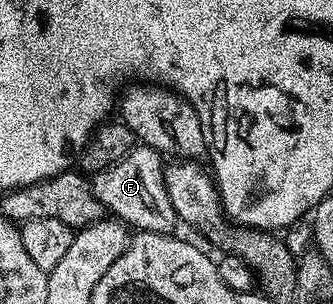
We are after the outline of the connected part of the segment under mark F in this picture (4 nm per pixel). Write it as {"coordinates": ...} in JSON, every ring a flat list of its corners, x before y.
{"coordinates":[[137,146,114,166,91,177,92,192,115,219,141,232,171,233,178,217,166,194,165,161,161,153,147,146]]}

